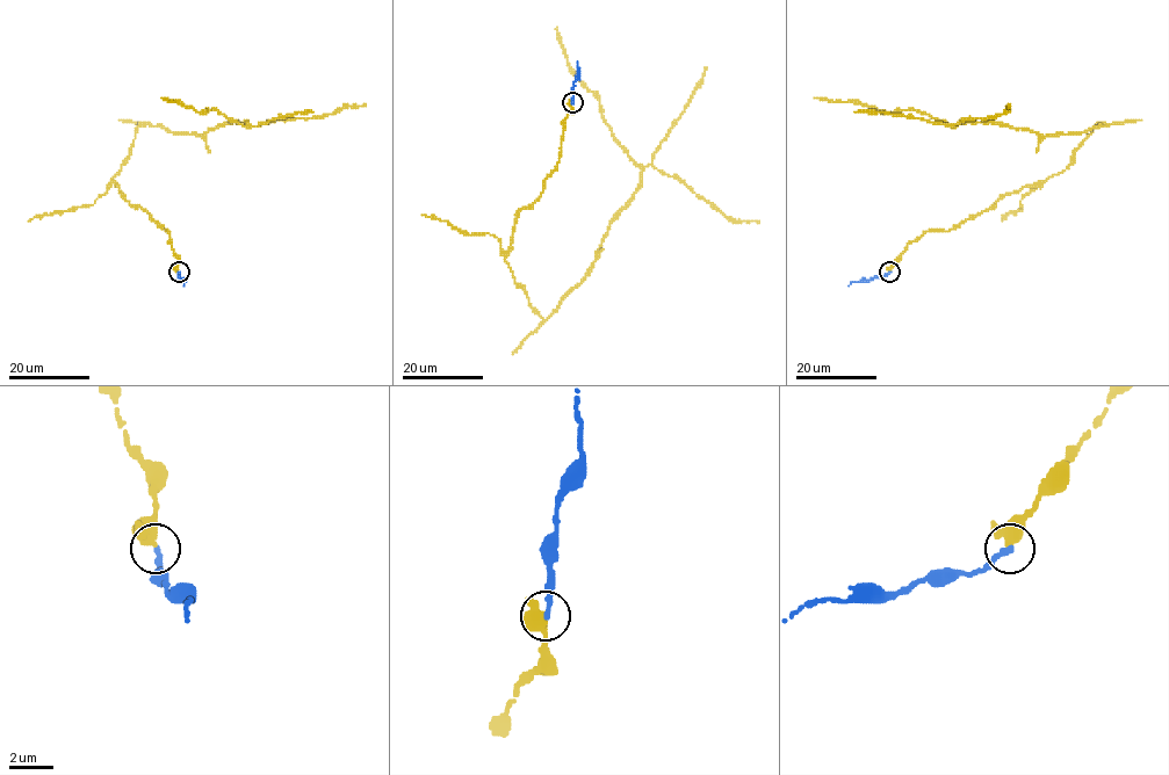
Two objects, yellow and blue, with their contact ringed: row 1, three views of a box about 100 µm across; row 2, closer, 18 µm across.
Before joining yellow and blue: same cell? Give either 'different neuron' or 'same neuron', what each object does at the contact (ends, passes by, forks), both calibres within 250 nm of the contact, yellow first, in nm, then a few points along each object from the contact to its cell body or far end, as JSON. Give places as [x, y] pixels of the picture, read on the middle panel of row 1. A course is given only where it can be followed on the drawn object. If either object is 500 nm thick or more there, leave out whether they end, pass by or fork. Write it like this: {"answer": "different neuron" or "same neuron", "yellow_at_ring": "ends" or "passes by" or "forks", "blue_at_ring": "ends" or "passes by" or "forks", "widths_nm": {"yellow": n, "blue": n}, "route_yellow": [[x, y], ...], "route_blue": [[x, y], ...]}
{"answer": "same neuron", "yellow_at_ring": "passes by", "blue_at_ring": "ends", "widths_nm": {"yellow": 320, "blue": 280}, "route_yellow": [[571, 102], [560, 161], [518, 212], [505, 259], [545, 319], [582, 281], [641, 178], [569, 66], [556, 27]], "route_blue": [[571, 102], [578, 60]]}

